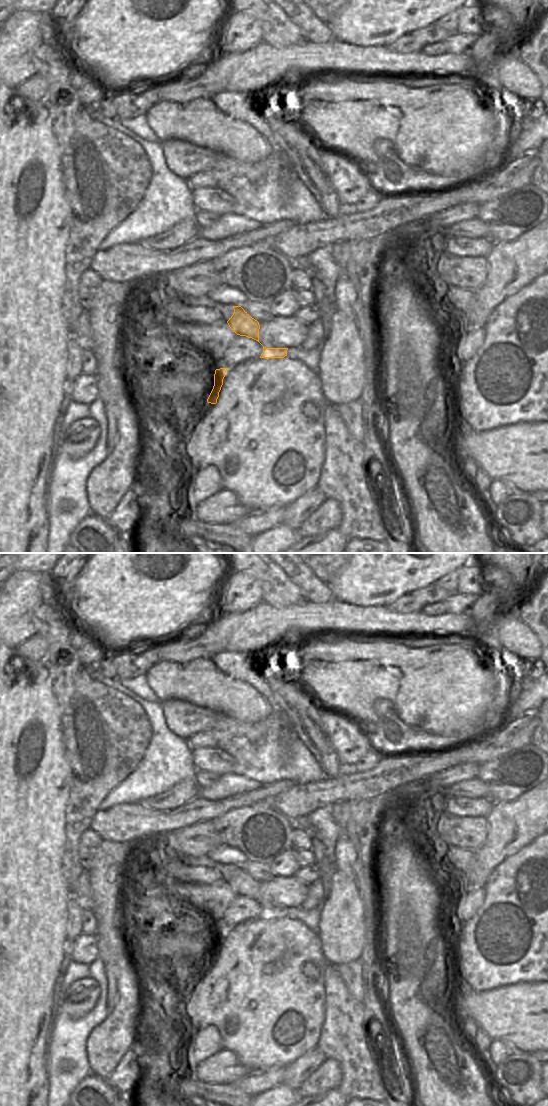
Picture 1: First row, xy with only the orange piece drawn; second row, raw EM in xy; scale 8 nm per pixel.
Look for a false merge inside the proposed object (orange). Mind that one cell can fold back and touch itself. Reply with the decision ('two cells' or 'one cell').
two cells

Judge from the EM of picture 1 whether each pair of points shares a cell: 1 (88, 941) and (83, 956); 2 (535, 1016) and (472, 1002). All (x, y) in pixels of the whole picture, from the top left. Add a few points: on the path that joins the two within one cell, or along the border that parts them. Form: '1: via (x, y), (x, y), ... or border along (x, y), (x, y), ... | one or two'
1: via (85, 945), (83, 952) | one
2: via (519, 1013), (496, 1012), (488, 1008) | one

